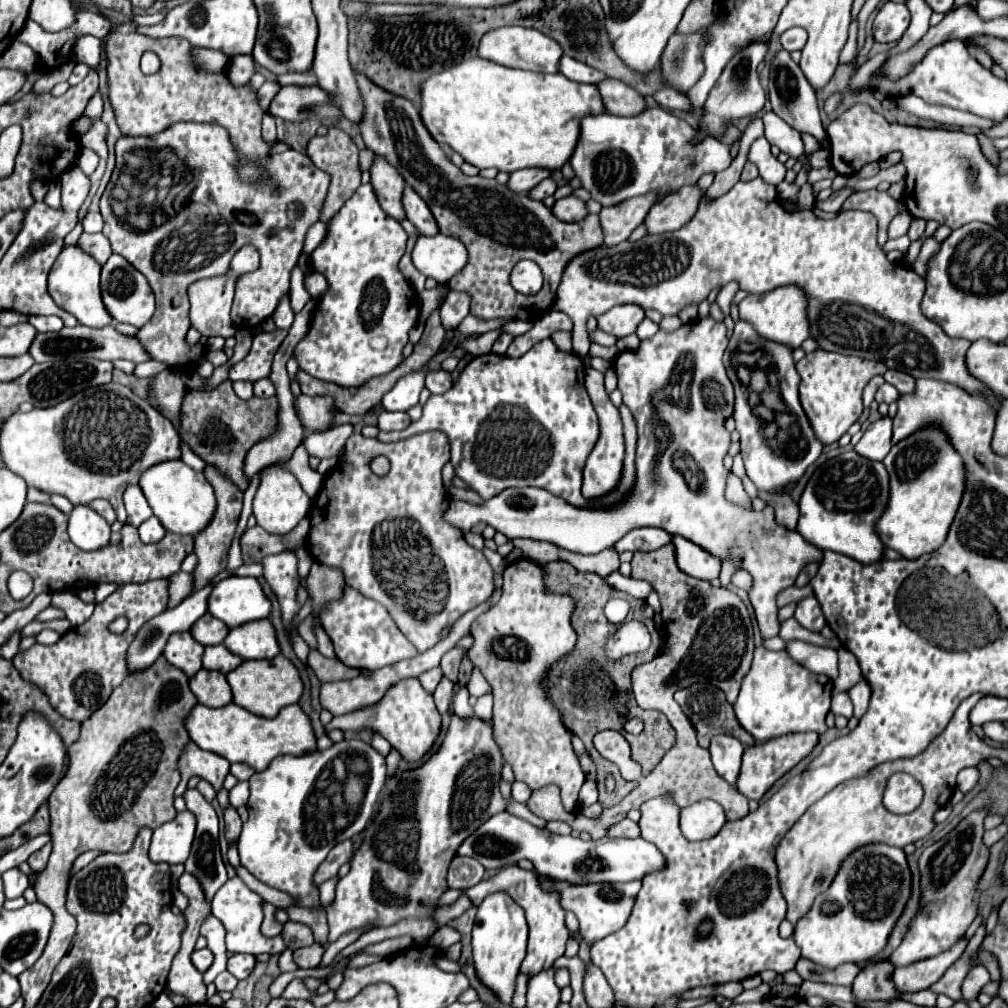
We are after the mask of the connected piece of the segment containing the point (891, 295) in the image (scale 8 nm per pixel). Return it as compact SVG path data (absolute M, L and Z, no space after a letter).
M761 177L739 181L717 199L703 195L693 219L677 231L647 235L635 243L625 241L617 247L601 245L585 255L579 255L565 269L553 309L563 311L573 319L573 351L577 355L587 355L591 345L586 328L587 317L599 317L611 307L625 303L639 305L643 311L655 309L663 317L679 315L679 311L687 305L699 305L713 289L721 289L731 281L737 281L739 289L749 295L763 295L781 285L797 285L807 295L809 331L821 349L875 359L885 363L889 369L905 371L915 379L933 377L967 387L969 393L983 391L989 395L995 409L999 409L1001 399L965 373L965 351L971 343L967 339L953 339L945 335L937 323L921 315L919 301L925 291L925 281L913 269L895 265L885 257L885 251L877 245L877 219L871 213L841 211L835 219L821 219L811 209L789 213L781 205L775 185L765 183Z

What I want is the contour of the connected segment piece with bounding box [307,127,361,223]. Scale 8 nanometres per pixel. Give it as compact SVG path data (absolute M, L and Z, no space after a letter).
M329 129L327 135L323 137L313 137L307 145L307 155L309 159L315 163L315 167L327 171L331 175L331 187L329 187L329 195L325 199L325 207L323 207L323 215L321 221L329 221L333 219L333 215L343 207L343 203L357 191L357 187L361 185L361 169L359 169L359 161L357 161L357 153L359 149L355 147L355 143L349 139L349 135L341 129Z

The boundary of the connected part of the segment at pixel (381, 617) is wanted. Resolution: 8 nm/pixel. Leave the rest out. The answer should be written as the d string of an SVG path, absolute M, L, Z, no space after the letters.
M351 587L349 591L345 591L345 599L341 599L341 603L333 603L333 607L325 611L325 615L321 615L321 623L325 623L325 631L333 641L337 659L347 667L373 671L417 655L417 649L399 631L387 609L381 607L377 601L363 597Z

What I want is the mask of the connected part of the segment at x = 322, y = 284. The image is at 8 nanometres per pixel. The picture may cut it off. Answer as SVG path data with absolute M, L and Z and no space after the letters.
M313 271L313 273L309 273L309 275L305 277L305 287L307 287L307 291L311 293L311 297L313 297L313 299L319 299L319 297L323 297L323 295L325 295L327 279L325 279L321 273Z

